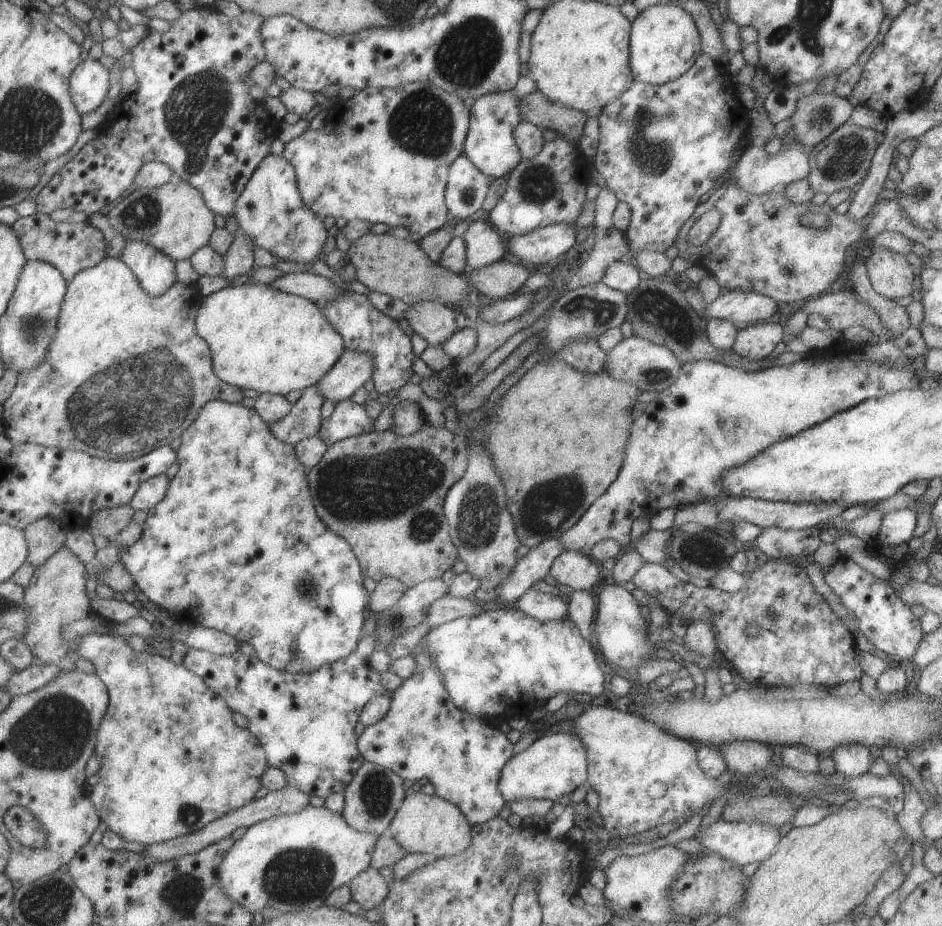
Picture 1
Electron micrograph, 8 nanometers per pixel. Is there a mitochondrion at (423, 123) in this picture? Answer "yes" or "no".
yes

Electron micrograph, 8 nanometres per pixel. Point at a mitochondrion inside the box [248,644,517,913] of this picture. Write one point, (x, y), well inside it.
(297, 877)

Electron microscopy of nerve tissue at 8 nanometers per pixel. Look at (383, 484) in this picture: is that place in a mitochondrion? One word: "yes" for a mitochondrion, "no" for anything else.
yes

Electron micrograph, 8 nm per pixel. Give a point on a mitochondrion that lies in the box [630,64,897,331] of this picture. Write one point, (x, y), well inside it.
(839, 157)

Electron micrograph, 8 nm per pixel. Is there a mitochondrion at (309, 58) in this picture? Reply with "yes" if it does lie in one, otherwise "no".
no

